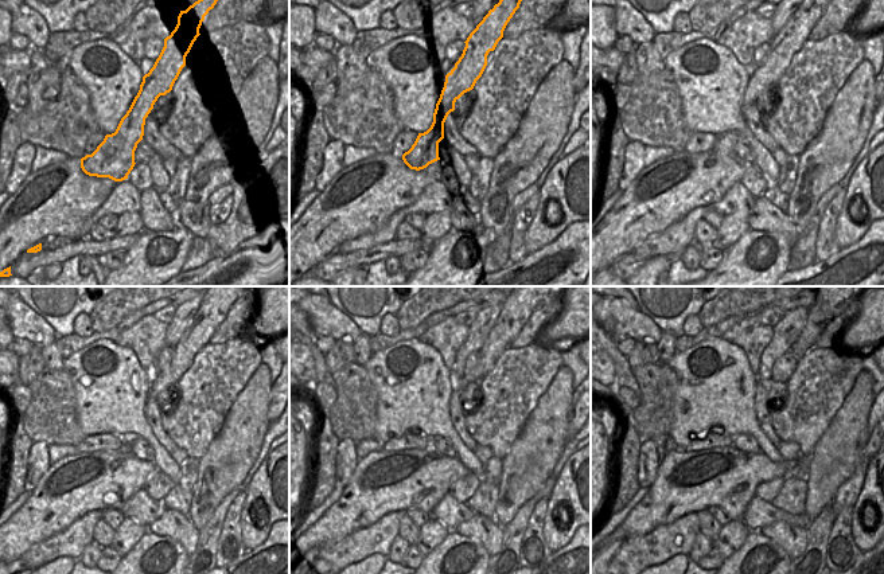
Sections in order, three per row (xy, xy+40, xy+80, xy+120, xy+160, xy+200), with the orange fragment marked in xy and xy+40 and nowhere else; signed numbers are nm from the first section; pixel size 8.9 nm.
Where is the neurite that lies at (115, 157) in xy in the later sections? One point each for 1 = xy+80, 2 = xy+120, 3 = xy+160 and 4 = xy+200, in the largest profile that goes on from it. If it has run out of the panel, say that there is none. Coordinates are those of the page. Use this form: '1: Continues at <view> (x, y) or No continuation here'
1: Continues at xy+80 (794, 34)
2: Continues at xy+120 (210, 315)
3: Continues at xy+160 (514, 313)
4: Continues at xy+200 (820, 313).

